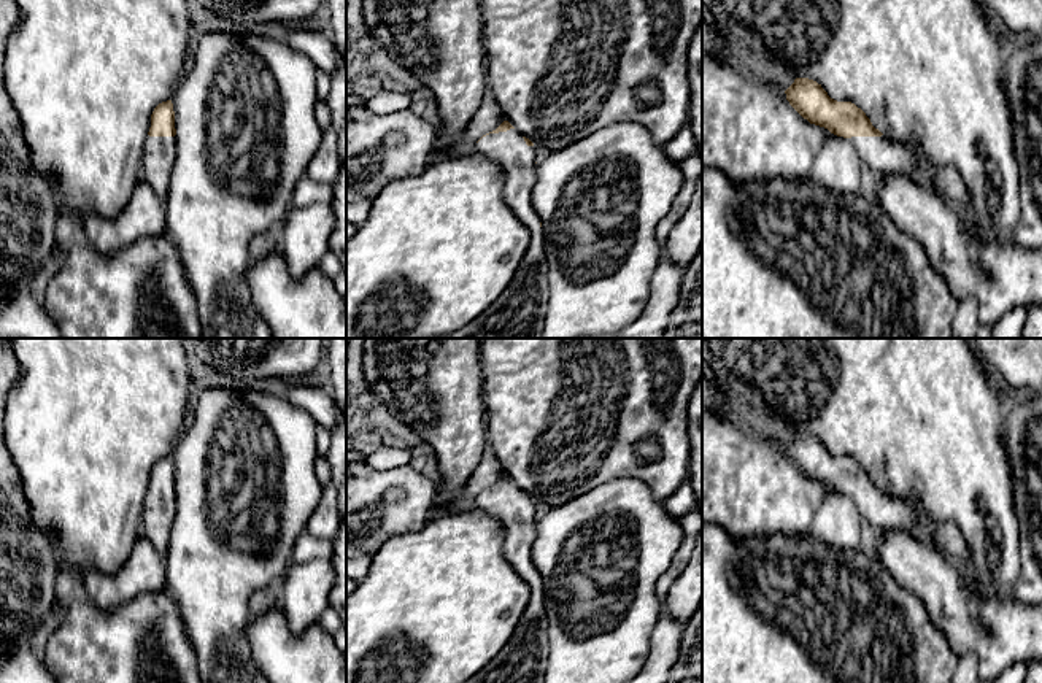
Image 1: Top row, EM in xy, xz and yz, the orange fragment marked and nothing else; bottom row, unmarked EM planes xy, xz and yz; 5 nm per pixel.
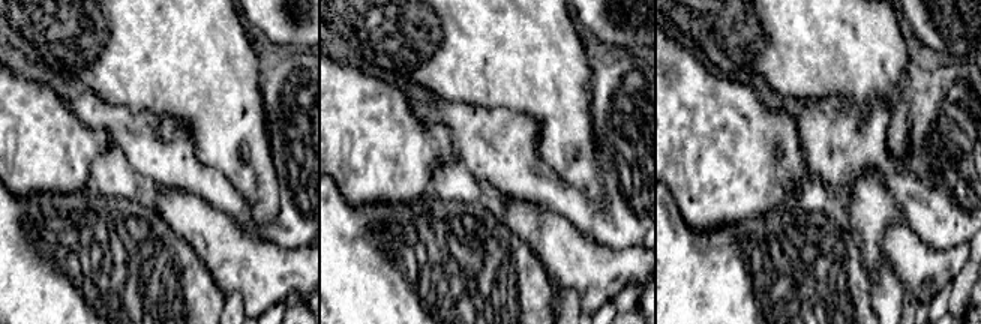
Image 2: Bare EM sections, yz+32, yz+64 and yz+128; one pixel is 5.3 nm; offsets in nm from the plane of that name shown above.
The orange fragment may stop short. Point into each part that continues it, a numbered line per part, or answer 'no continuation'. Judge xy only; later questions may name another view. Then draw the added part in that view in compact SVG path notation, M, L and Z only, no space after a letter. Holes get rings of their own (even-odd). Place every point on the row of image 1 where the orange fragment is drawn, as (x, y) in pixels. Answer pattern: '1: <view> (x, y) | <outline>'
1: xy (159, 153) | M146 137L141 157L141 178L165 199L176 159L176 137Z

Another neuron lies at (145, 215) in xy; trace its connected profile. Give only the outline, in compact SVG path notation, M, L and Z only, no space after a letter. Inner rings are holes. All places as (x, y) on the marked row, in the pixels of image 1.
M141 178L118 216L108 218L86 211L81 219L89 243L102 254L113 254L140 238L165 233L167 206Z

